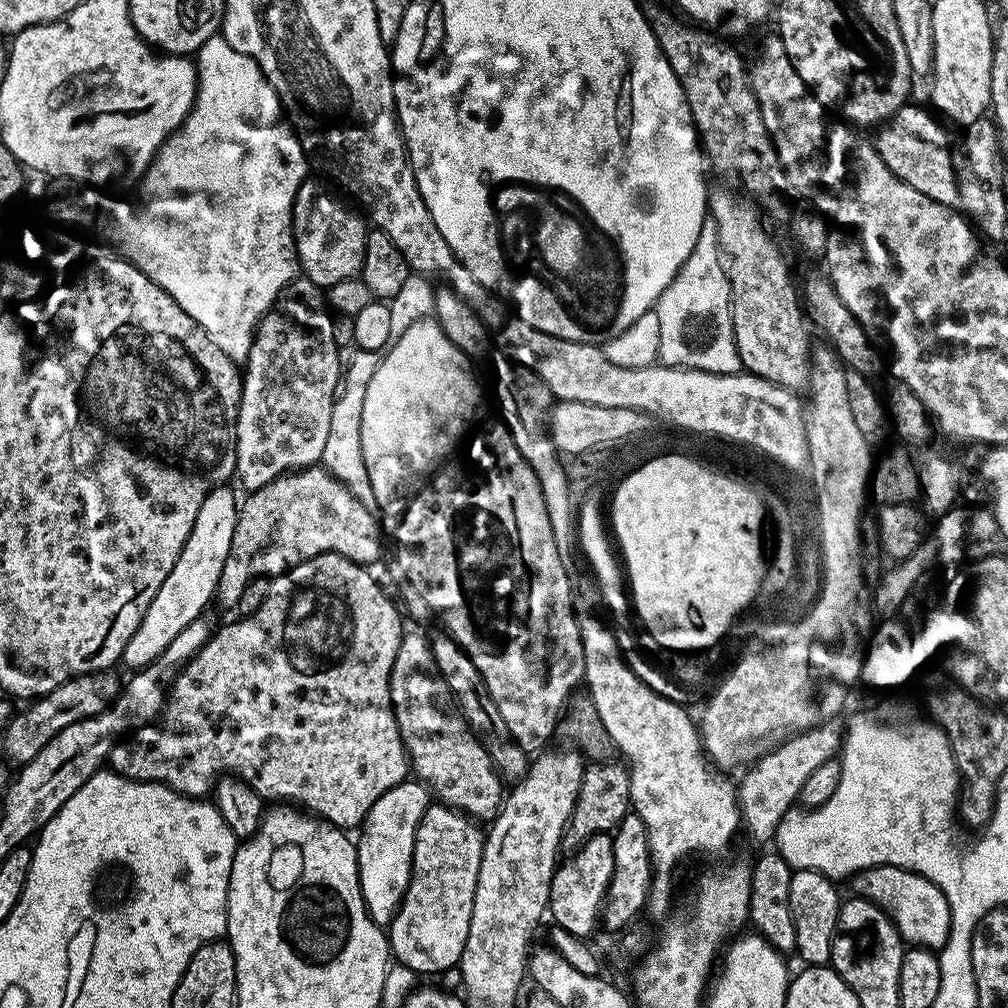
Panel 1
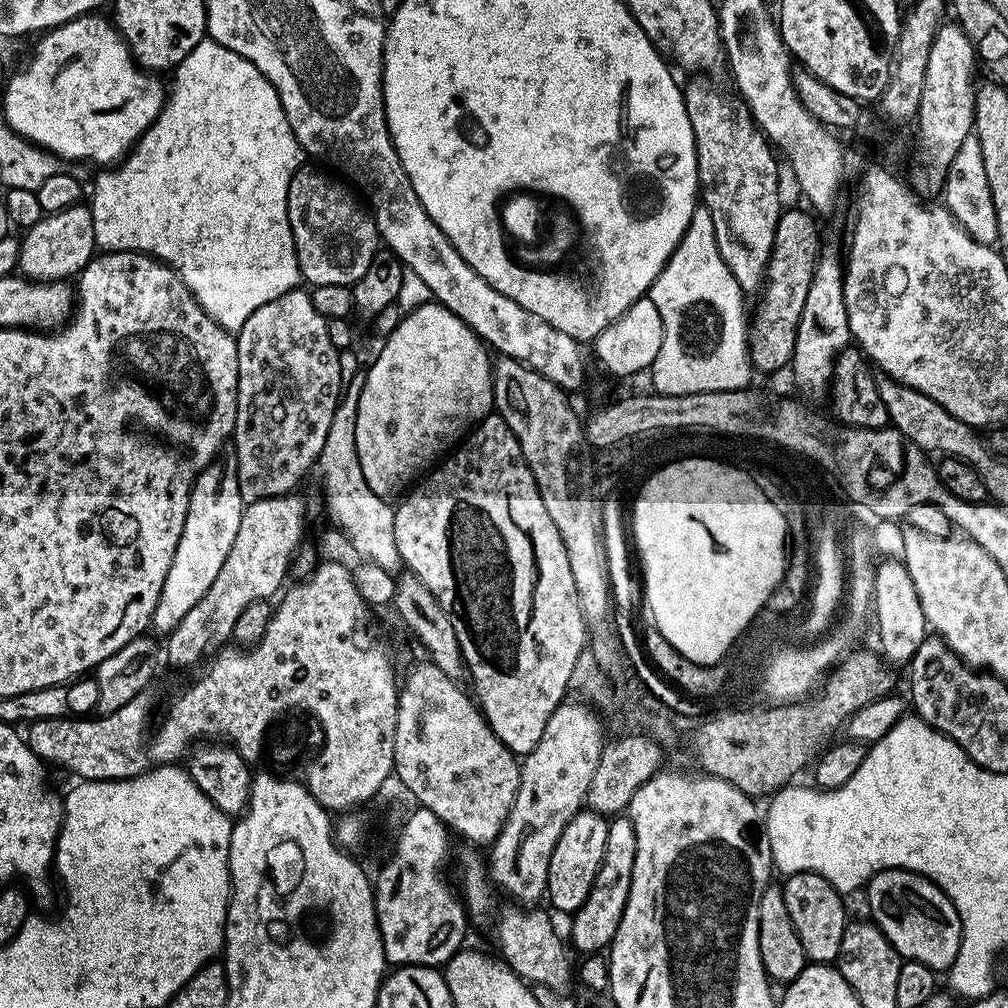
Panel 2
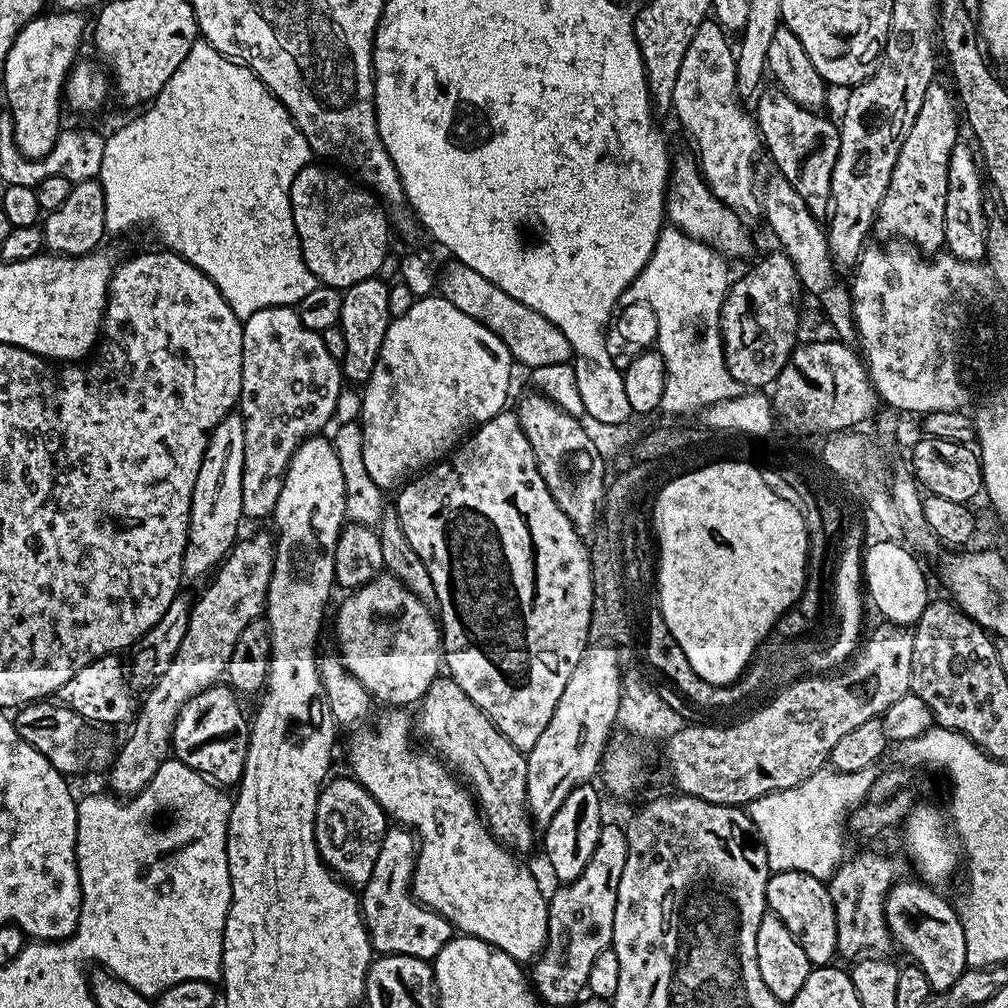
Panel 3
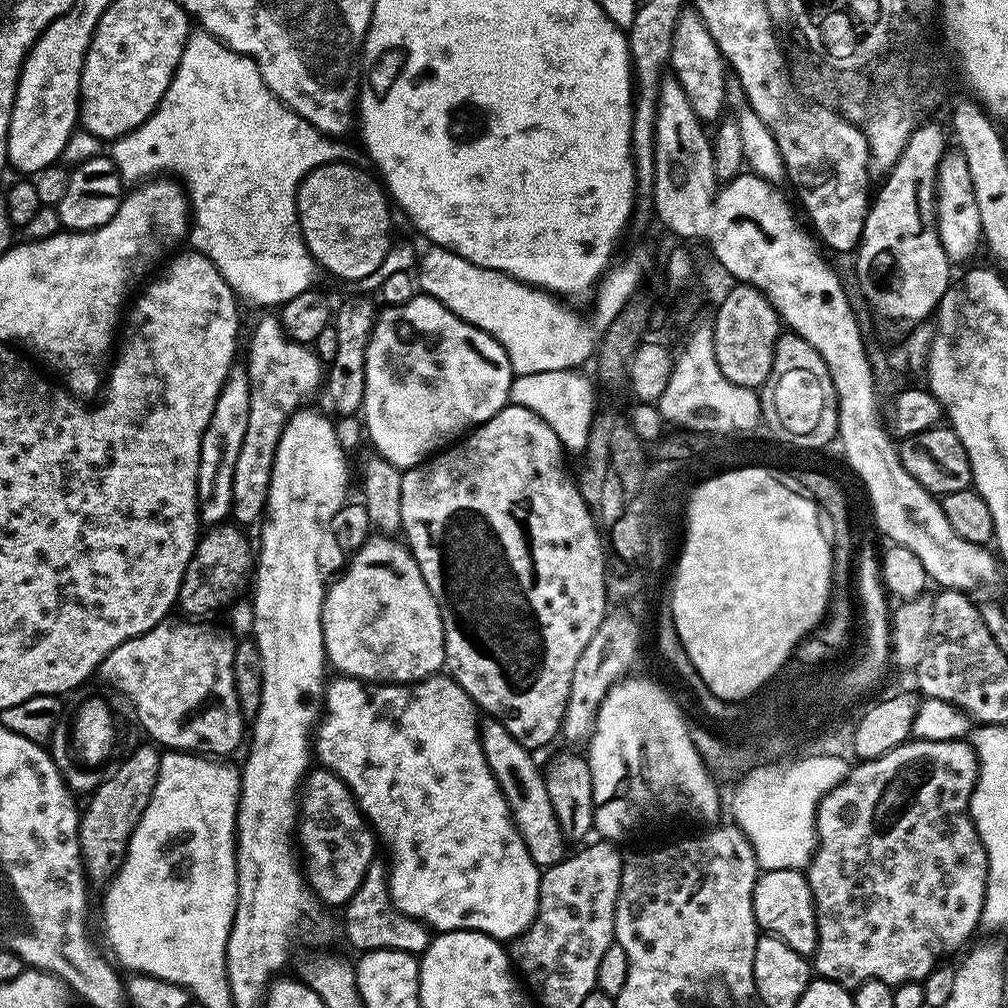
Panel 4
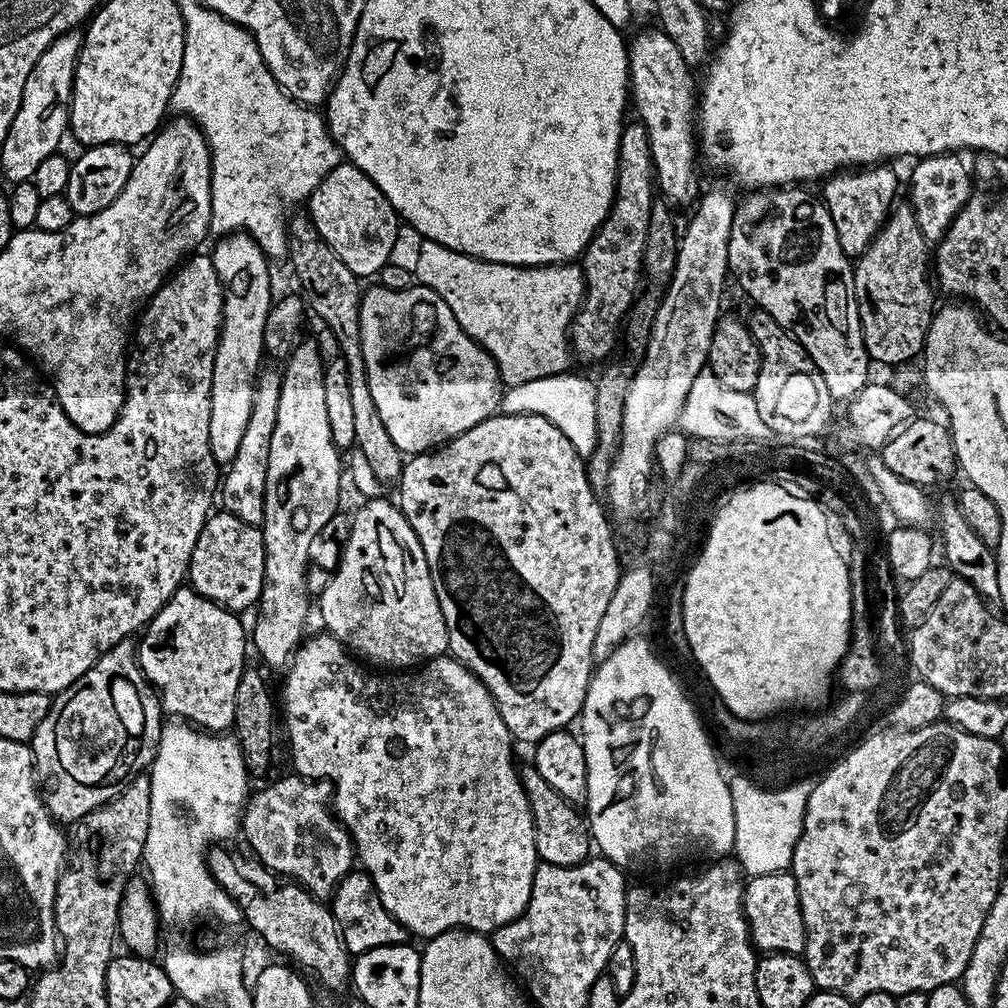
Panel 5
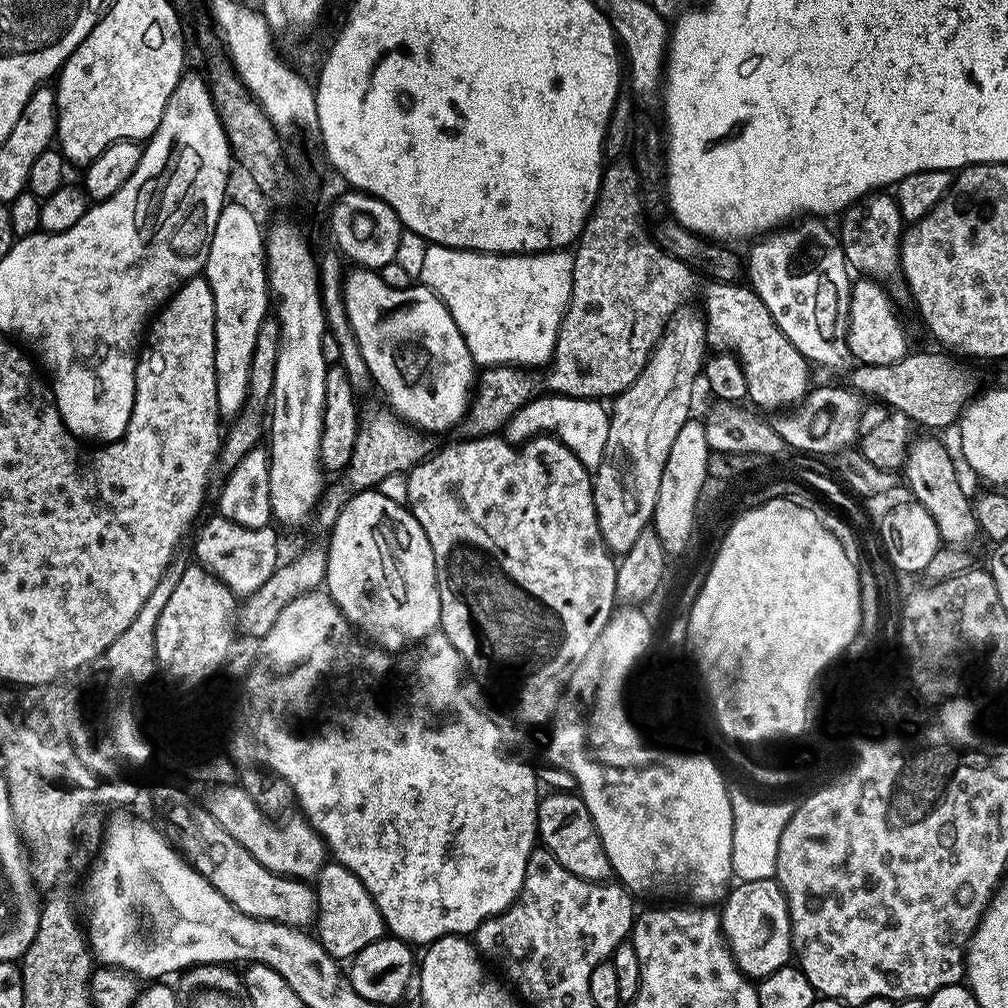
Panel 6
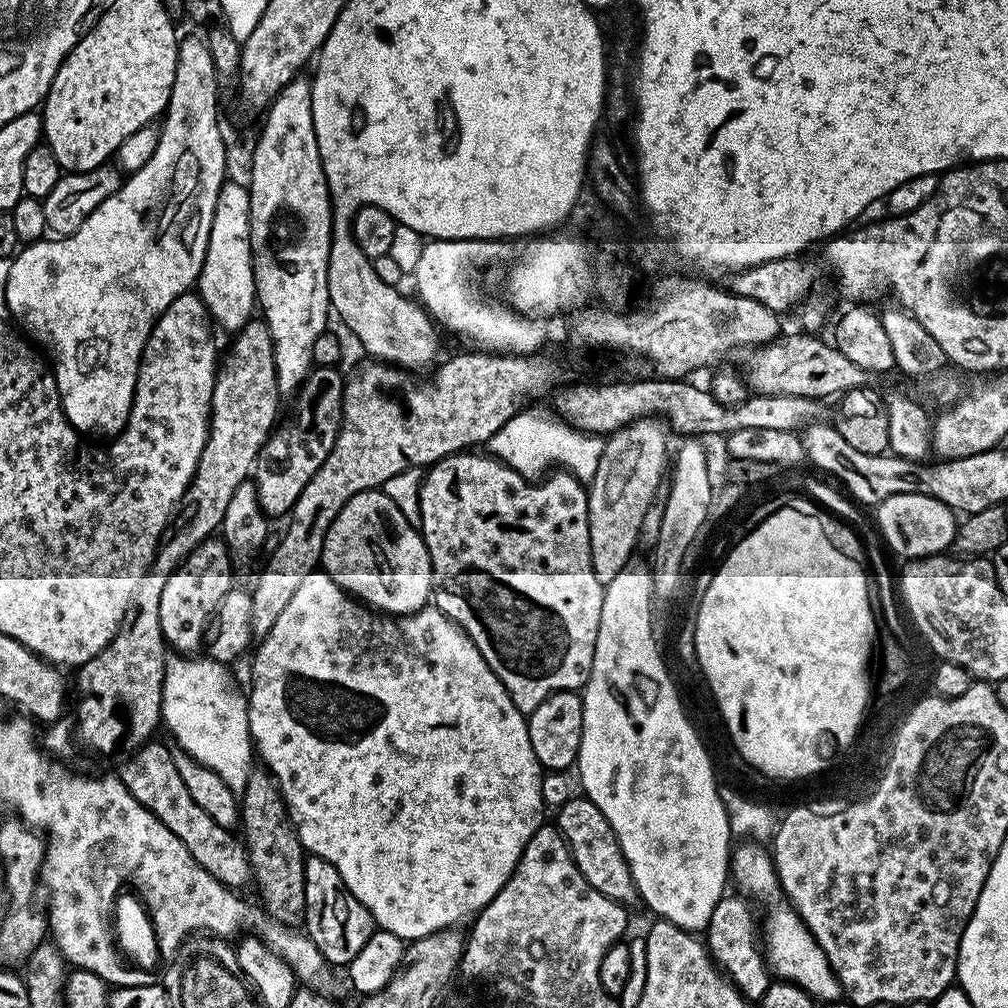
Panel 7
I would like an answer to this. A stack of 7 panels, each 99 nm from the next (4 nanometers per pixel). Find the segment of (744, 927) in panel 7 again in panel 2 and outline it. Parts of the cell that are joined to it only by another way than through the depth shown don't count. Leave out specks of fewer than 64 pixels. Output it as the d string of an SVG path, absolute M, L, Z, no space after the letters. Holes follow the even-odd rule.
M793 872L783 881L786 910L790 913L790 922L802 942L805 957L813 964L832 964L840 958L842 934L846 927L844 920L845 897L837 892L826 878L813 872Z

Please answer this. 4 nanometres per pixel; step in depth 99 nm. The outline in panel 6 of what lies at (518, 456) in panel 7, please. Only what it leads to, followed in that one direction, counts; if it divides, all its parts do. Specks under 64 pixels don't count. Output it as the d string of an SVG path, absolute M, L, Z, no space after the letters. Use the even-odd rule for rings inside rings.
M542 394L533 397L511 417L504 427L505 439L515 444L524 443L533 436L553 434L575 453L585 469L594 472L603 456L609 430L609 411L597 400L579 399L576 396Z

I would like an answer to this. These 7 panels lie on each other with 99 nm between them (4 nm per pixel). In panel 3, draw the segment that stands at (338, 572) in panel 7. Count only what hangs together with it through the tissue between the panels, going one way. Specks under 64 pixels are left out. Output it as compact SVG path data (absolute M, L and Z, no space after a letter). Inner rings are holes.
M378 574L371 581L365 583L363 586L359 586L340 606L338 614L336 616L336 638L338 640L338 646L340 648L340 661L341 664L355 680L359 681L361 685L369 692L369 695L375 701L386 703L384 705L389 707L407 707L408 704L415 705L419 703L421 697L424 696L426 690L430 688L433 682L439 677L442 670L442 630L435 618L435 615L430 614L431 609L424 604L418 597L410 591L400 580L394 578L389 574Z

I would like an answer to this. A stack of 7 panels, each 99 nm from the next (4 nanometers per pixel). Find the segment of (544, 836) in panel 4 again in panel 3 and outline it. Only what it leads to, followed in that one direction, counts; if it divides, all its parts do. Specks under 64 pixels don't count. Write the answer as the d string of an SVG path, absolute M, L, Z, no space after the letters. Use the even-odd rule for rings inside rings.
M437 678L421 697L418 709L415 731L421 732L428 739L427 747L466 781L492 835L516 854L530 851L535 844L537 847L538 828L528 806L527 755L514 747L450 678Z

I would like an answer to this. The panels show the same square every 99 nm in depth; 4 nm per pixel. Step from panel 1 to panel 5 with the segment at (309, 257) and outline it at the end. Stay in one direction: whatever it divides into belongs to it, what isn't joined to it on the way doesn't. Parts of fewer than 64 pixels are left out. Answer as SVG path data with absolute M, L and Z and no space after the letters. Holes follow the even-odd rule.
M347 162L340 163L334 170L330 170L330 174L326 174L322 183L312 191L306 201L306 207L307 215L311 216L326 246L330 246L330 250L334 250L334 254L338 254L338 258L342 258L342 262L350 266L355 276L375 277L384 269L384 265L389 263L390 250L393 249L398 229L398 213L392 209L382 190L378 190L378 186L374 186L374 182L370 182L366 174L362 174L362 170Z

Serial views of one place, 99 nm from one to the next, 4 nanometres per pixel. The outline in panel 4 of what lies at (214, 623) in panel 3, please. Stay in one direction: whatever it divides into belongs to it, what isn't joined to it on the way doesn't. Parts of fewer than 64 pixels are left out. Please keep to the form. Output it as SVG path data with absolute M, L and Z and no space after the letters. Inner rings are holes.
M151 743L148 744L134 749L117 768L113 767L95 792L87 797L88 809L85 807L81 811L80 857L84 863L85 877L93 885L107 885L122 866L132 832L154 794L160 773L161 753Z

